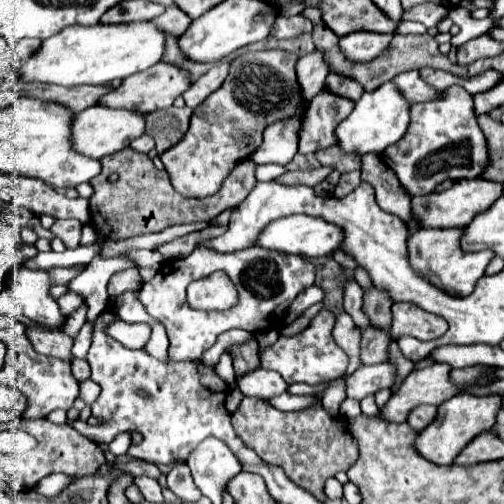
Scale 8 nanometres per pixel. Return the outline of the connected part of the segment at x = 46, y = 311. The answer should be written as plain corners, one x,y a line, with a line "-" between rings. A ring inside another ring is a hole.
17,268
13,274
11,296
23,306
23,314
37,324
59,328
65,322
57,302
49,296
49,276
45,270

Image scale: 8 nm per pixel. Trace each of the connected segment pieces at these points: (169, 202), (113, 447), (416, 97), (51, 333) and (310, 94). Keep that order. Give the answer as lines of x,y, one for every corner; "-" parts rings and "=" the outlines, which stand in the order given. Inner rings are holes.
131,148
119,150
101,158
101,174
91,180
93,196
89,206
93,210
93,224
109,238
129,238
145,232
161,232
173,224
187,224
187,222
209,222
219,212
227,208
235,208
243,202
243,198
253,190
257,184
255,180
255,162
243,160
239,162
233,172
225,178
223,188
209,198
183,198
169,182
165,170
157,170
155,164
147,154
135,152
-
109,174
117,174
115,182
109,182
=
123,432
123,434
119,434
119,436
109,444
109,450
111,450
111,454
121,456
121,454
125,454
125,452
127,452
127,448
129,448
129,446
131,446
131,434
=
410,70
397,75
392,82
410,103
425,102
429,98
437,98
441,92
433,90
421,80
419,70
=
27,326
27,338
31,340
33,348
39,354
73,360
73,354
71,354
73,338
69,338
63,330
49,330
49,328
41,328
41,326
=
315,50
315,52
299,58
295,72
297,72
297,84
299,84
299,90
303,96
303,104
309,104
317,96
317,90
323,88
323,80
329,74
327,66
323,62
323,54
319,50

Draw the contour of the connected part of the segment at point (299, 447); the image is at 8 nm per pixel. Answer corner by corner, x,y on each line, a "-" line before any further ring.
243,398
237,412
231,414
231,422
237,436
269,464
281,466
285,474
309,490
321,502
327,500
323,488
325,480
339,470
349,470
357,460
357,442
349,434
345,420
331,418
323,406
307,408
301,412
281,412
261,398

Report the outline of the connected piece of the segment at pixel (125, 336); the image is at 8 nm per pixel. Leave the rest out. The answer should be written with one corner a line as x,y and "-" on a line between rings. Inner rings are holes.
119,320
119,322
111,324
107,328
107,332
127,348
143,348
149,340
151,328
149,328
149,324
129,324
129,322

